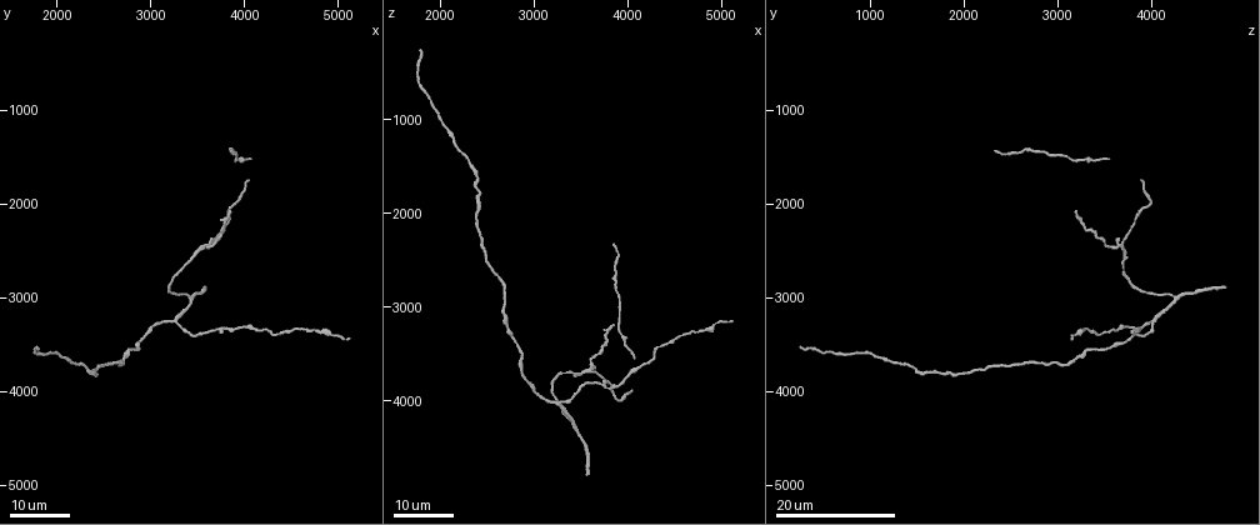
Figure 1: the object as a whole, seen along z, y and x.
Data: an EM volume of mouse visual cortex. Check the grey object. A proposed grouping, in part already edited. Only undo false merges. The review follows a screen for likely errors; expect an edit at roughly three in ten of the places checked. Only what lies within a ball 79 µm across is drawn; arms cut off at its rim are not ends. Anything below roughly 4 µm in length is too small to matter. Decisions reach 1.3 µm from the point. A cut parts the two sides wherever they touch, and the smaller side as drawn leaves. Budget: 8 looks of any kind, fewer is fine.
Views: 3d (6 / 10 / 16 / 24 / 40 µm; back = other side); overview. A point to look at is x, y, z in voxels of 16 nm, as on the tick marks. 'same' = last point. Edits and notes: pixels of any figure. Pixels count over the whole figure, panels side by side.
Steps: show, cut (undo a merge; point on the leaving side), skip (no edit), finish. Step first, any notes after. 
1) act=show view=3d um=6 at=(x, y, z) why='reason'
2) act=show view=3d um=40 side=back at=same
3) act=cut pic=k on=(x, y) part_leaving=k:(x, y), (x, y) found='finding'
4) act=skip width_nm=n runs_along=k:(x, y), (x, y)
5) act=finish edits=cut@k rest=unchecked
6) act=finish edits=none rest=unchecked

act=show view=3d um=24 at=(3260, 3240, 4040) why='small branch off a trunk'

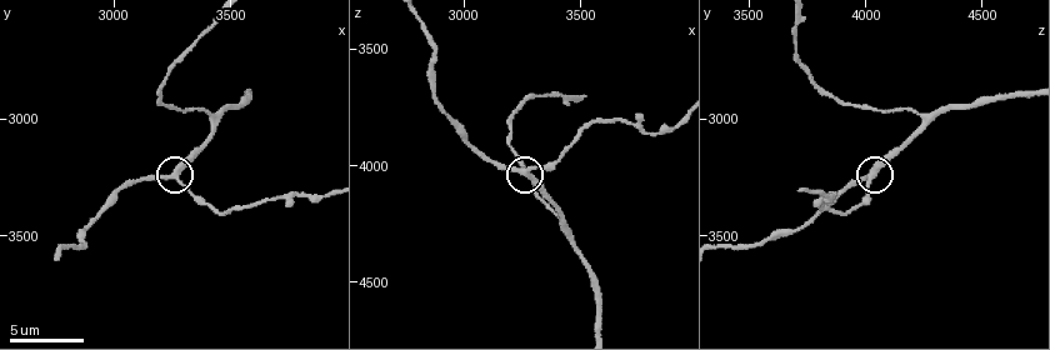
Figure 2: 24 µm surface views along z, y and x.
act=show view=3d um=10 at=(3270, 3240, 4020)

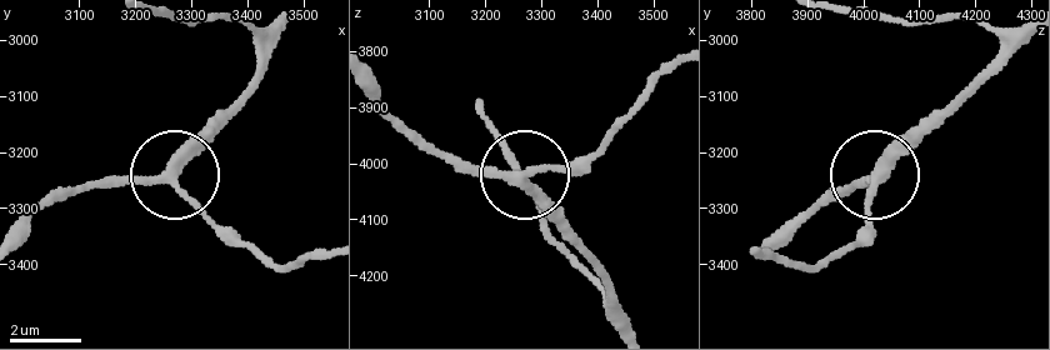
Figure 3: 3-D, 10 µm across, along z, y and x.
act=skip side_arm_um=39 arms=3 found='one cell here'

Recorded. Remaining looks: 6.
act=show view=3d um=6 at=(3430, 2990, 4250) why='three arms meet'

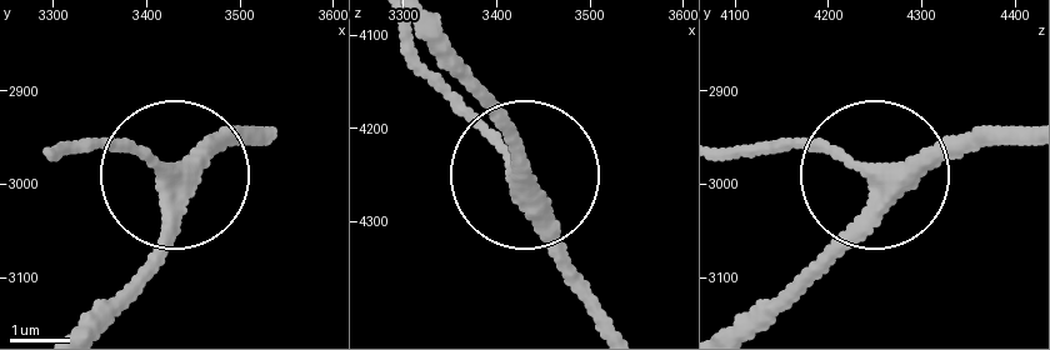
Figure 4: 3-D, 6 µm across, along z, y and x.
act=show view=3d um=6 side=back at=(3425, 2990, 4260)

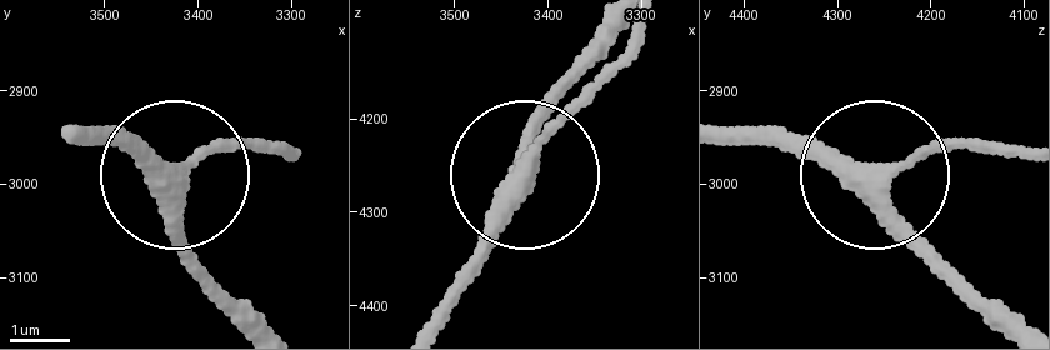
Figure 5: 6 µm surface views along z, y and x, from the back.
act=skip side_arm_um=10 arms=3 found='one cell here'

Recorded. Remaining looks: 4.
act=show view=3d um=16 at=(2320, 3780, 1500) why='thick turns thin'

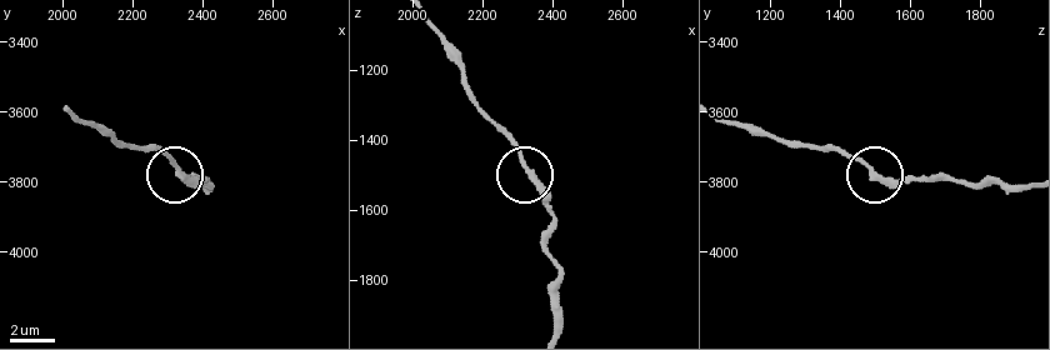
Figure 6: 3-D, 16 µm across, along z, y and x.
act=show view=3d um=10 at=(2330, 3760, 1490)

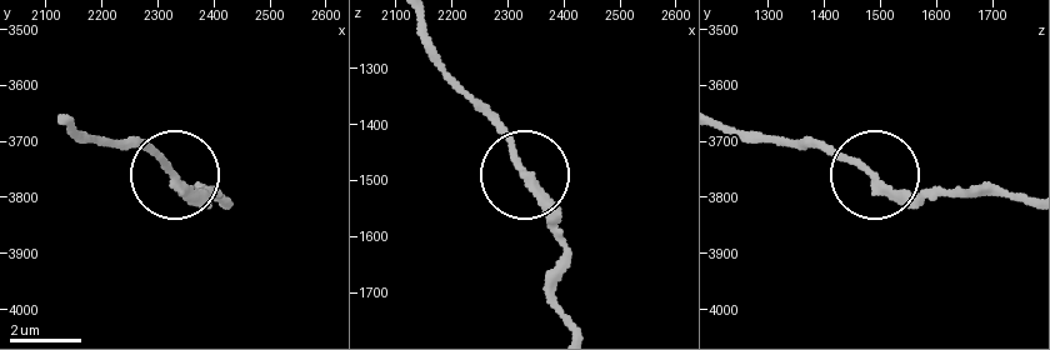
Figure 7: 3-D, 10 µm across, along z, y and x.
act=skip runs_along=7:(571, 326), (554, 291), (560, 210), (485, 115) found='all the same cell'

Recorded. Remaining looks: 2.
act=show view=3d um=24 at=(2700, 3640, 3220) why='a narrow waist'

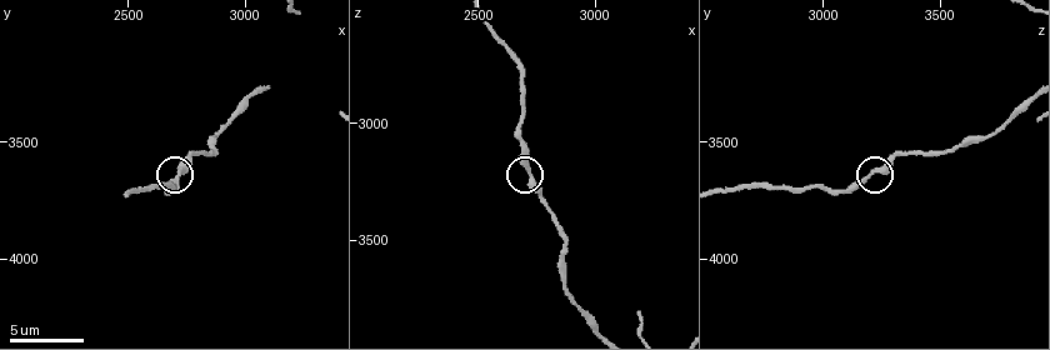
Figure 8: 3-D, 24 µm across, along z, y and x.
act=show view=3d um=6 at=(2730, 3630, 3220)

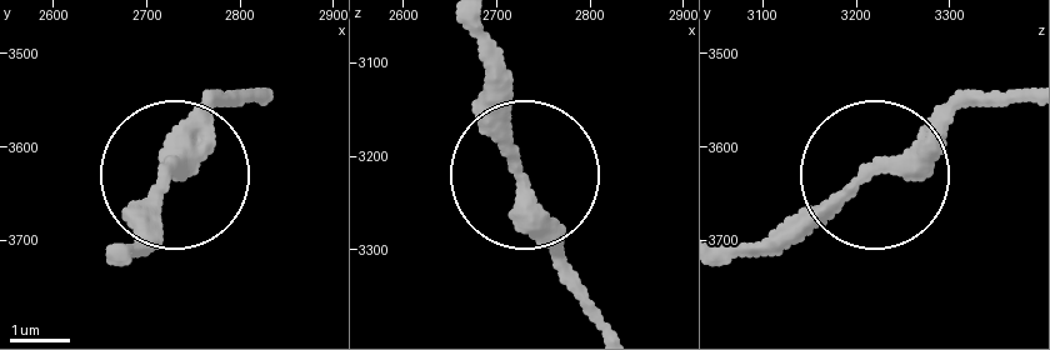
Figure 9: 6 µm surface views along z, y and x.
act=skip runs_along=9:(1021, 101), (948, 111), (773, 246) found='all the same cell'

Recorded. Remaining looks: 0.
act=finish edits=none rest=unchecked

